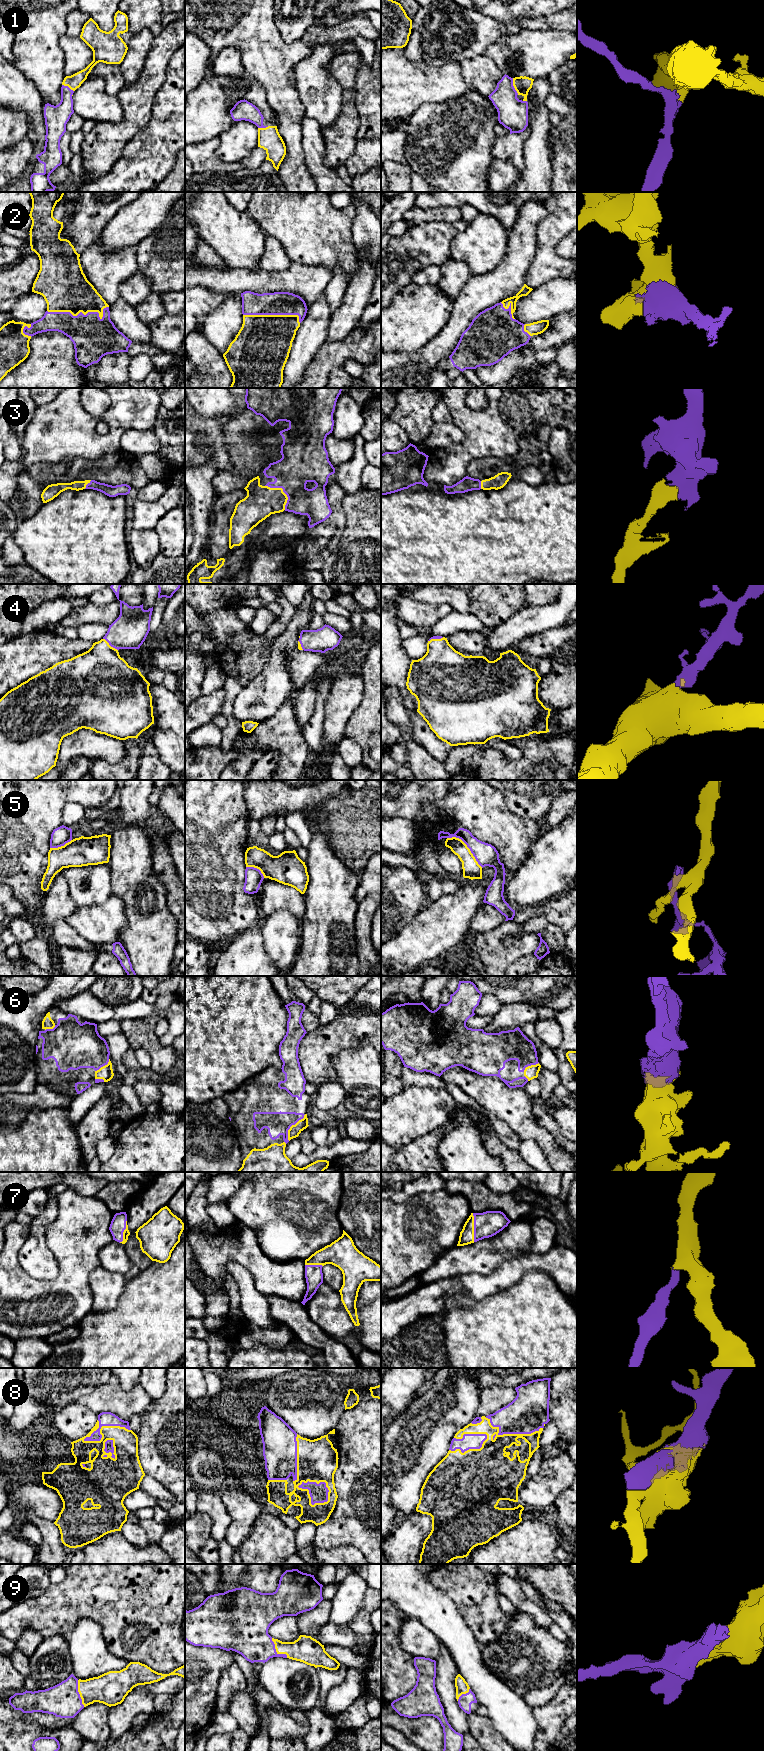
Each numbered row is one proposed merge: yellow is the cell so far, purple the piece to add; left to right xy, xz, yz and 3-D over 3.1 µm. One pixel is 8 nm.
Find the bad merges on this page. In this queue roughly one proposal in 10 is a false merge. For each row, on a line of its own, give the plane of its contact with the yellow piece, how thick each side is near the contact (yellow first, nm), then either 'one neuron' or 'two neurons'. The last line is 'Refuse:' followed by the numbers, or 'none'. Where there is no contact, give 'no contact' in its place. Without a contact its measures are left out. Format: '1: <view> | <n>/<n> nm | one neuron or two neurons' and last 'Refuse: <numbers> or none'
1: yz | 140/240 nm | one neuron
2: xy | 380/320 nm | one neuron
3: xz | 260/300 nm | one neuron
4: xy | 440/280 nm | one neuron
5: yz | 140/180 nm | two neurons
6: xz | 90/190 nm | one neuron
7: yz | 120/200 nm | one neuron
8: xz | 200/140 nm | one neuron
9: xz | 220/300 nm | one neuron
Refuse: 5

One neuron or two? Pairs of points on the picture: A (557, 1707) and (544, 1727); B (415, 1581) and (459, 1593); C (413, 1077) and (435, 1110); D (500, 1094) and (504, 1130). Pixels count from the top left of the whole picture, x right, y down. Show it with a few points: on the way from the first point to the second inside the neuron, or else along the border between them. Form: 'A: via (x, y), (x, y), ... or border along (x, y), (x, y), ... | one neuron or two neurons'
A: via (555, 1712), (549, 1718), (549, 1722) | one neuron
B: border along (425, 1575), (434, 1586), (442, 1590), (452, 1600) | two neurons
C: border along (404, 1085), (443, 1089) | two neurons
D: border along (484, 1108), (504, 1121), (519, 1139) | two neurons

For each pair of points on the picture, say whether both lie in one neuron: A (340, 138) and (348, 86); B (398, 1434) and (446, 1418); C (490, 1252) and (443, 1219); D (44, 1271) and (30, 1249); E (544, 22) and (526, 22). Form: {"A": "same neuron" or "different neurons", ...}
{"A": "same neuron", "B": "same neuron", "C": "different neurons", "D": "same neuron", "E": "same neuron"}

